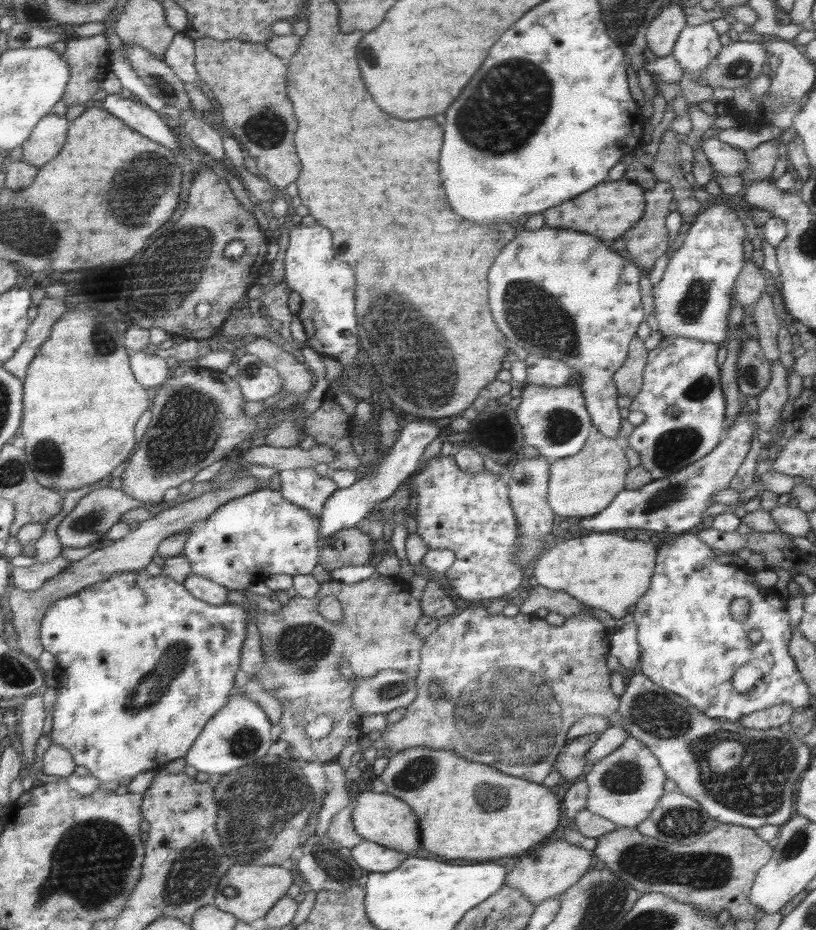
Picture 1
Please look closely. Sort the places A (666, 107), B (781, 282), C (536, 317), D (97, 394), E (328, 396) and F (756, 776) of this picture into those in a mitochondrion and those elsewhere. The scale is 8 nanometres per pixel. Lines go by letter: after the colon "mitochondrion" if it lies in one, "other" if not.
A: other
B: other
C: mitochondrion
D: other
E: other
F: mitochondrion

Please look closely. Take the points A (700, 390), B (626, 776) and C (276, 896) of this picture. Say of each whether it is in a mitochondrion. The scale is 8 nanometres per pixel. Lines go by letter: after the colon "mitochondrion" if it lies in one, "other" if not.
A: mitochondrion
B: mitochondrion
C: other

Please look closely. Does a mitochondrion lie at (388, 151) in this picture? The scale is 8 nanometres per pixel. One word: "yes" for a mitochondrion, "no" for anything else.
no

